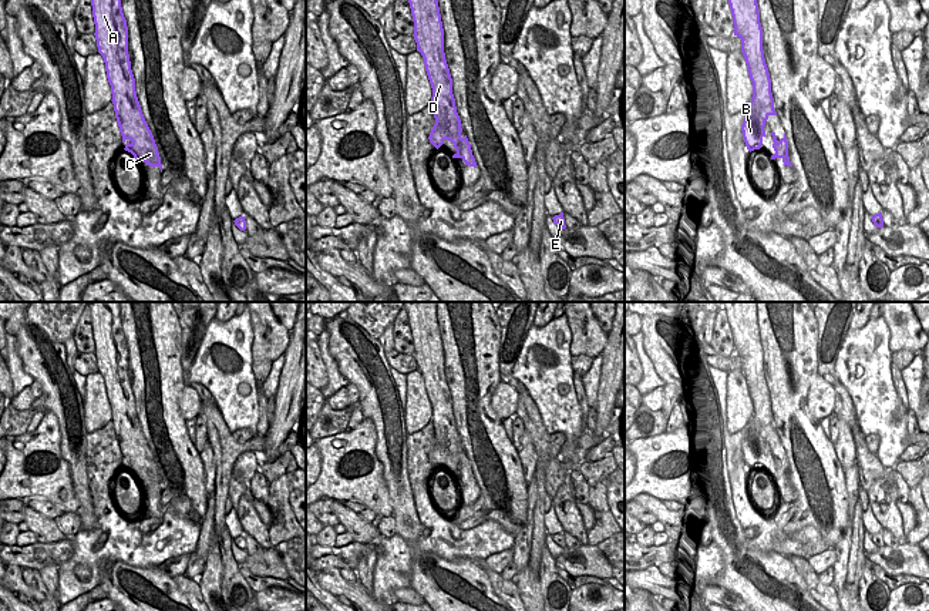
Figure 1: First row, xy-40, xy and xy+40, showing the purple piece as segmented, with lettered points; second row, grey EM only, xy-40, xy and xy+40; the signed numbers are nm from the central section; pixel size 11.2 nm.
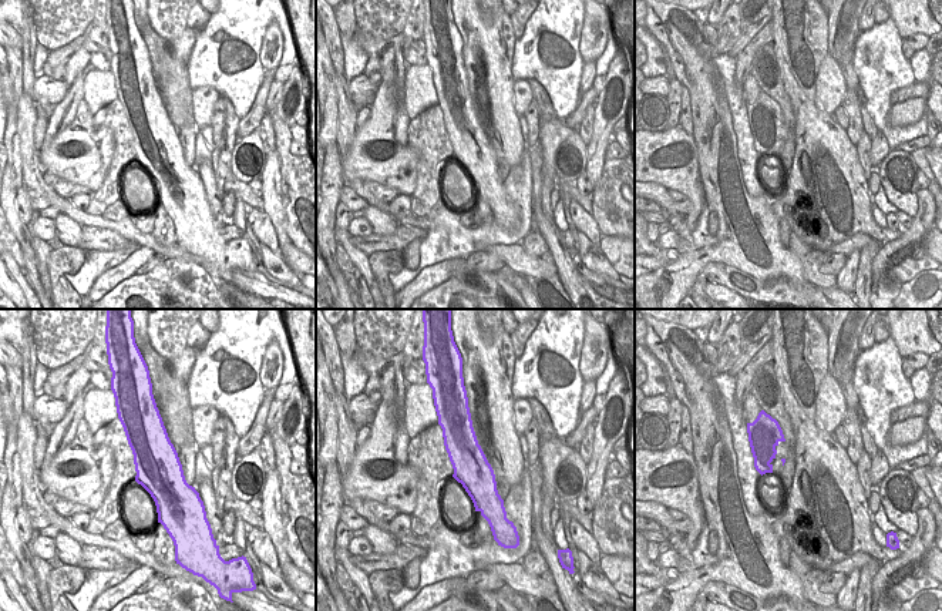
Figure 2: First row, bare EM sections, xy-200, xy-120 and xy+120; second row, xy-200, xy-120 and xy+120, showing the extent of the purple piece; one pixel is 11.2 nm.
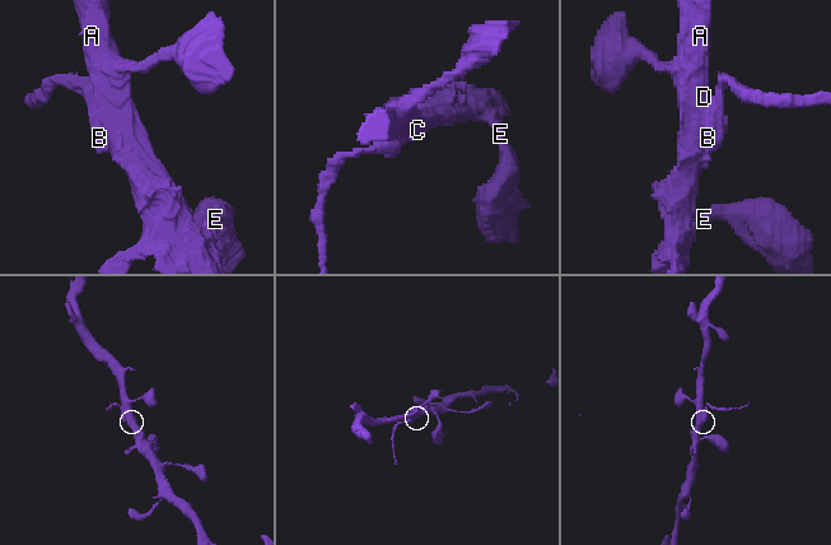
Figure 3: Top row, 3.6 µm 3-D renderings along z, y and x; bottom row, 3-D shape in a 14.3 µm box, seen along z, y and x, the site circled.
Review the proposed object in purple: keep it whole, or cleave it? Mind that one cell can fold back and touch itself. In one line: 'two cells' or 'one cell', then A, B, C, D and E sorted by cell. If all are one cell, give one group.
two cells | A C D E / B

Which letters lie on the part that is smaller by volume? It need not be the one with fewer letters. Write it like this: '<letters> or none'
B

